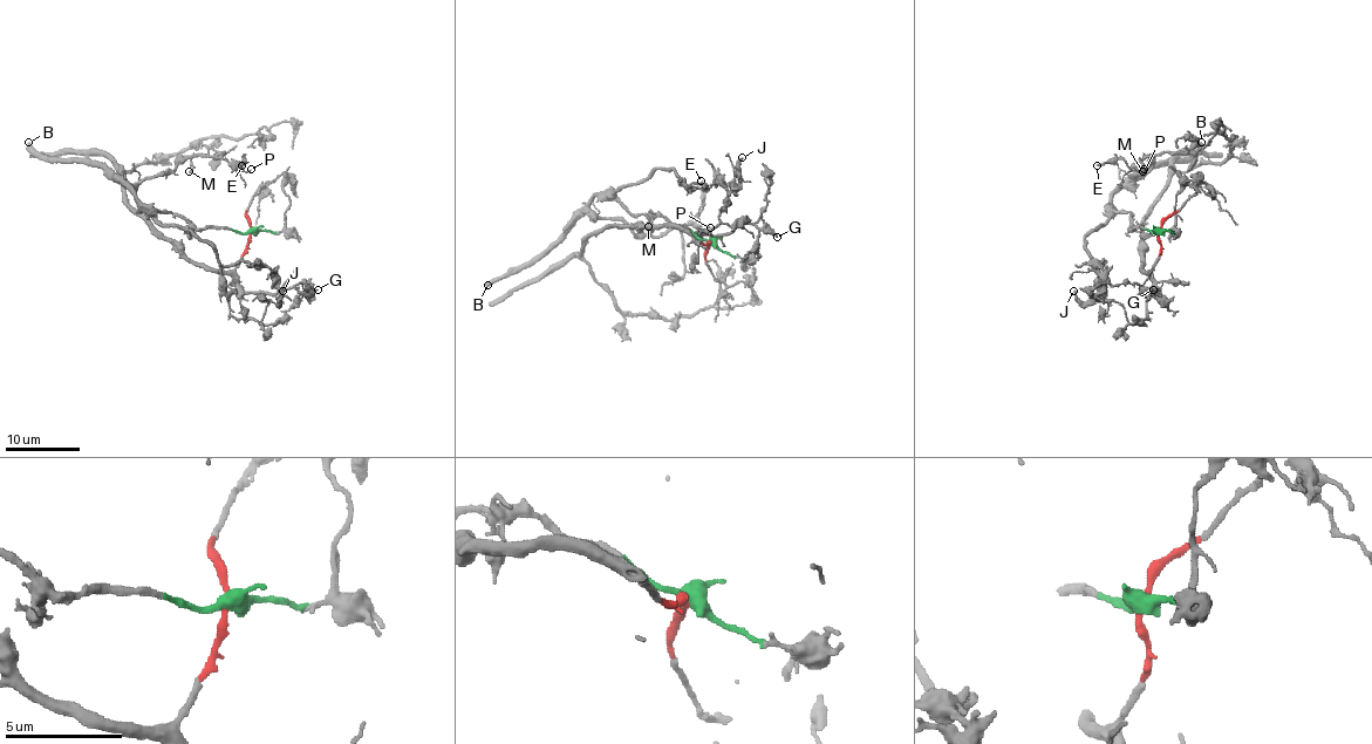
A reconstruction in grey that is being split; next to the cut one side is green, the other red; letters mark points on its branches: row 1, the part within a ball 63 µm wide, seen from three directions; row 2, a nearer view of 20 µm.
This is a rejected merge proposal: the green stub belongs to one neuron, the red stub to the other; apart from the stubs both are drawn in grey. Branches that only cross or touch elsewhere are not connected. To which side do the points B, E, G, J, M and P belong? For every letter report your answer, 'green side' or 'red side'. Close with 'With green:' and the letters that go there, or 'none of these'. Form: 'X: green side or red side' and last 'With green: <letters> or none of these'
B: green side
E: green side
G: red side
J: green side
M: green side
P: green side
With green: B, E, J, M, P

